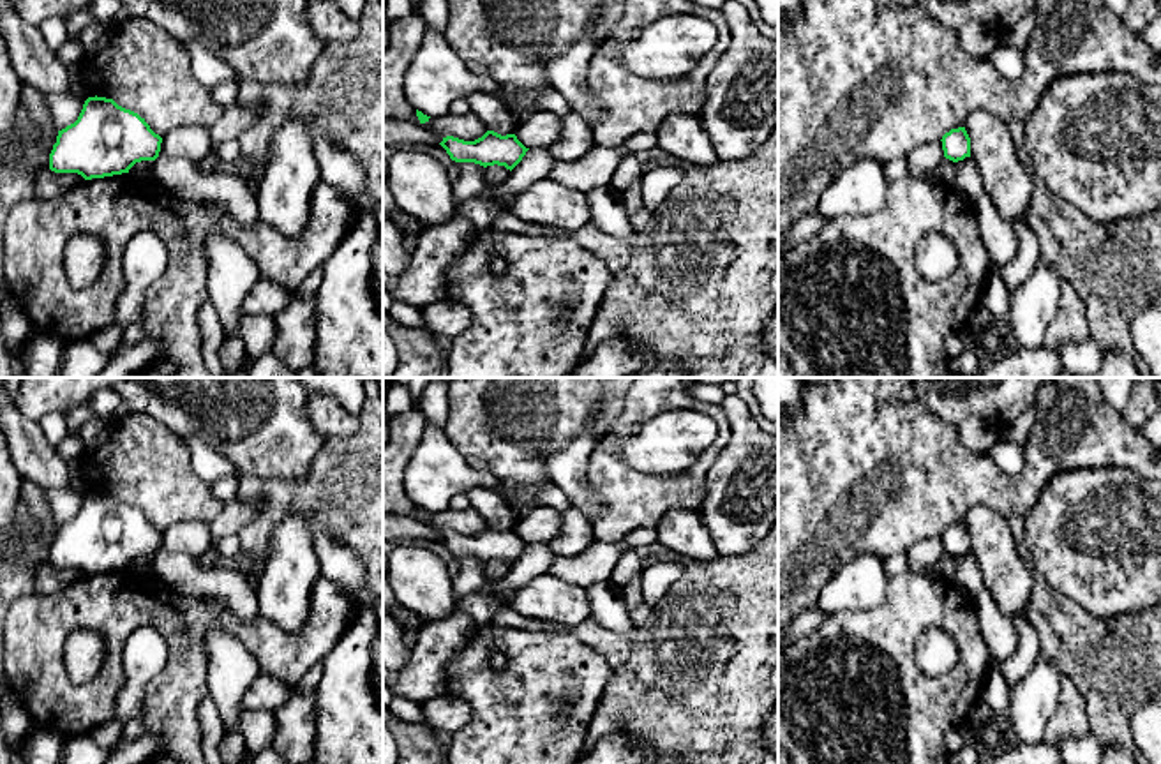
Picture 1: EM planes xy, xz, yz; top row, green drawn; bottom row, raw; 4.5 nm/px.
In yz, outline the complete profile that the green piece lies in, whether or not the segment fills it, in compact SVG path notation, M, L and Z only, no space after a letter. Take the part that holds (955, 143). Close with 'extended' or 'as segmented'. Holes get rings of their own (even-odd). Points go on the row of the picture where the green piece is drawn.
M965 127L951 129L940 141L946 159L958 162L970 157L970 138Z | as segmented

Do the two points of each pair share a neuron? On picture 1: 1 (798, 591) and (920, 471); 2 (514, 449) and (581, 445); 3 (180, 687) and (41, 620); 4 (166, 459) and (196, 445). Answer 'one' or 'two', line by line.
1: one
2: two
3: one
4: two

